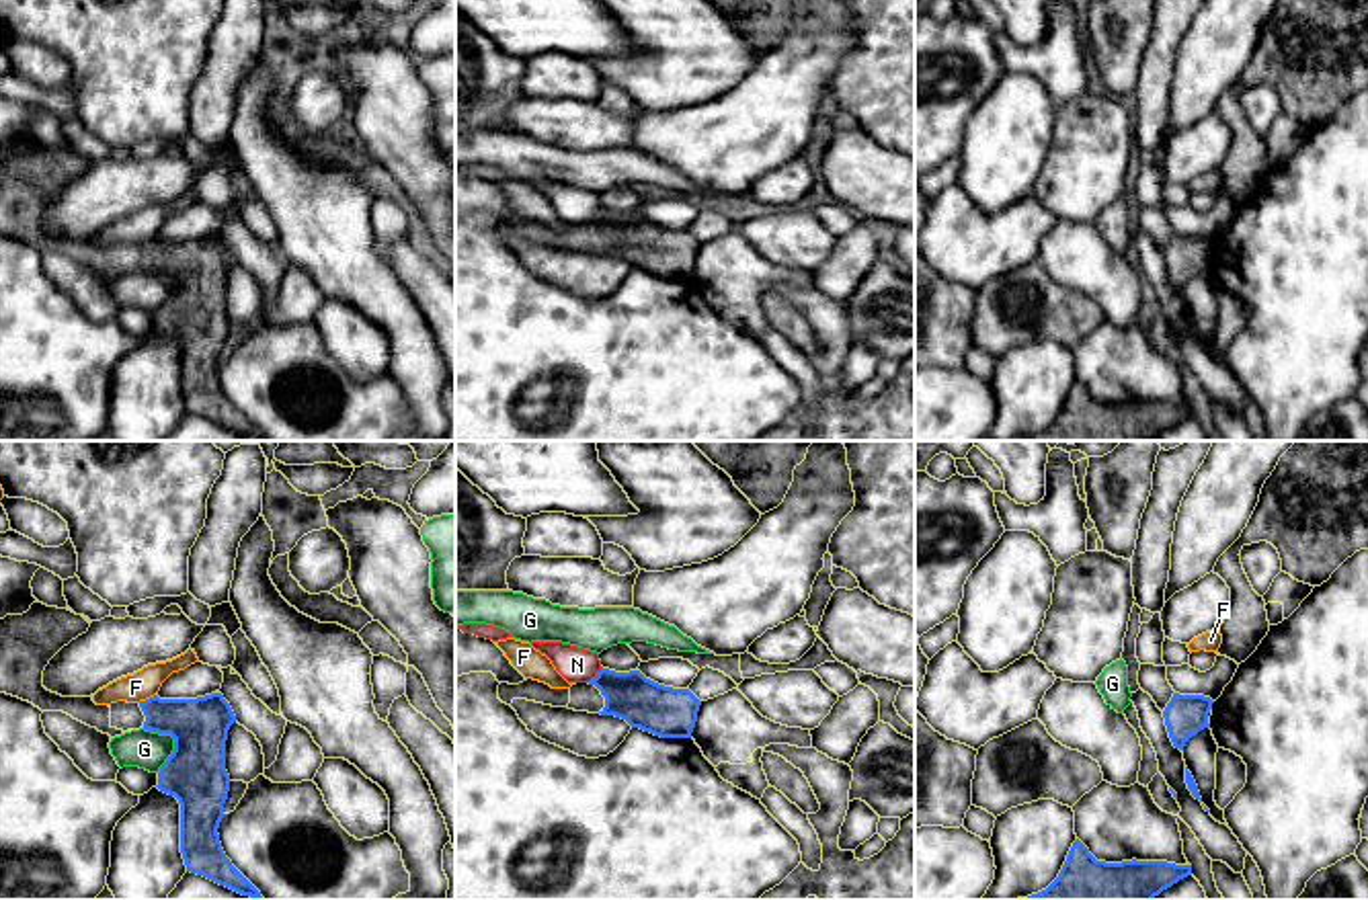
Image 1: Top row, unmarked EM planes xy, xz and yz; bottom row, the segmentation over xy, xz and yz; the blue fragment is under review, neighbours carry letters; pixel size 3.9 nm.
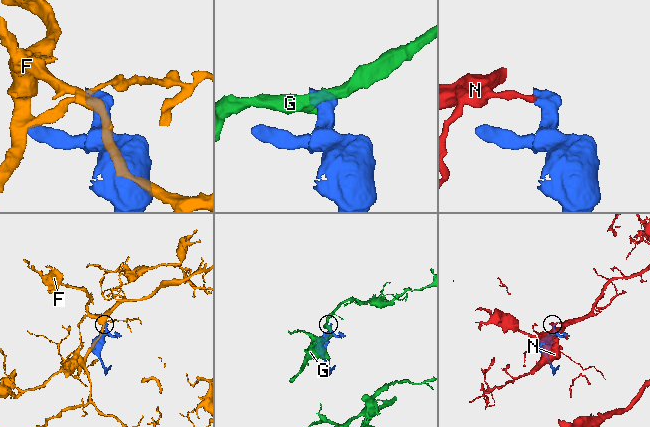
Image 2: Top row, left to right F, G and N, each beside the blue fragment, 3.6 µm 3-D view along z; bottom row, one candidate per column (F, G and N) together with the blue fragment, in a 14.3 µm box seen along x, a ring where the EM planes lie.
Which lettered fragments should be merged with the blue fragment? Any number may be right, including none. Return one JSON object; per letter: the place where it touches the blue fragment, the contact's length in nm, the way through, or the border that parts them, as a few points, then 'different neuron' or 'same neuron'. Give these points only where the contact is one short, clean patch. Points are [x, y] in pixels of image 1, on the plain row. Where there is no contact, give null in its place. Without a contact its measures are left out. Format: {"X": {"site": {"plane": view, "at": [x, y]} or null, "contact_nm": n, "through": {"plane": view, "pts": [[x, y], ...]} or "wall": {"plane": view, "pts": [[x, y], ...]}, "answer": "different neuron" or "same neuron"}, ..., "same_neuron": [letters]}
{"F": {"site": {"plane": "xy", "at": [146, 240]}, "contact_nm": 80, "wall": {"plane": "xy", "pts": [[154, 234], [138, 242]]}, "answer": "different neuron"}, "G": {"site": {"plane": "xy", "at": [175, 281]}, "contact_nm": 200, "wall": {"plane": "xy", "pts": [[142, 269], [167, 273], [173, 279], [173, 294], [158, 314]]}, "answer": "different neuron"}, "N": {"site": {"plane": "xz", "at": [597, 216]}, "contact_nm": 90, "wall": {"plane": "xz", "pts": [[601, 208], [587, 222]]}, "answer": "different neuron"}, "same_neuron": []}

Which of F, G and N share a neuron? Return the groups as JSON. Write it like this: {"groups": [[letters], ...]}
{"groups": [["F"], ["G"], ["N"]]}

